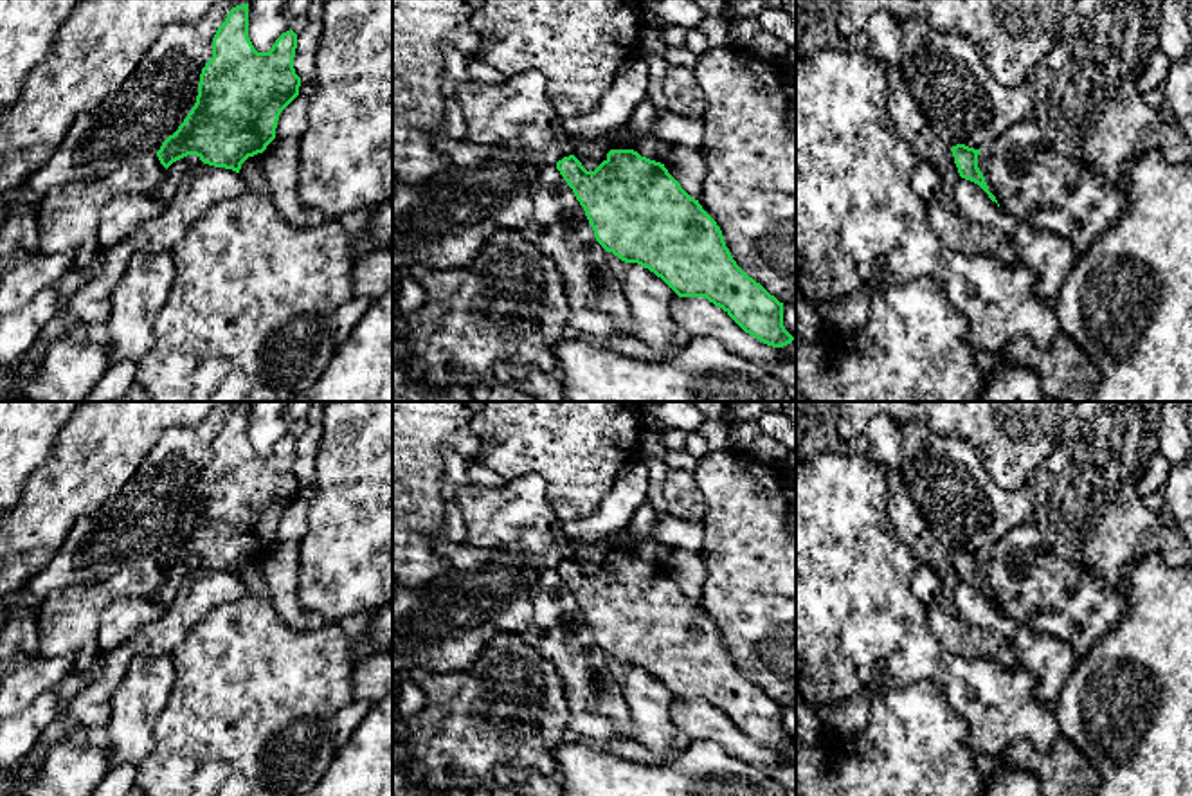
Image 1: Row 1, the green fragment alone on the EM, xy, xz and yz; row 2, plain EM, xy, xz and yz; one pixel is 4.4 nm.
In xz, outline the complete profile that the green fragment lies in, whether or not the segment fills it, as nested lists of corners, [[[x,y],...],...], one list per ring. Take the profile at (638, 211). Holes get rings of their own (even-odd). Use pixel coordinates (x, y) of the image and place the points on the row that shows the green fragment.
[[[610,149],[594,171],[587,171],[574,155],[558,160],[556,169],[607,252],[648,268],[679,297],[706,297],[767,346],[783,348],[794,340],[783,326],[783,303],[736,265],[717,222],[681,187],[664,164],[634,149]]]

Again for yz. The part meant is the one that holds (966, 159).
[[[956,144],[951,148],[951,151],[960,176],[978,184],[989,194],[989,198],[998,204],[996,196],[989,191],[983,173],[978,167],[978,155],[981,149]]]

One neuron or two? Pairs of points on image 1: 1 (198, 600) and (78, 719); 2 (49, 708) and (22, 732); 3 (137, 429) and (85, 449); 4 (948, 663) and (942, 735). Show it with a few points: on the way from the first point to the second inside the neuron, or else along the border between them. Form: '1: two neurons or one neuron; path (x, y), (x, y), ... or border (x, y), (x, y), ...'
1: one neuron; path (164, 633), (137, 643), (114, 667), (105, 685)
2: one neuron; path (42, 712), (29, 724)
3: one neuron; path (125, 429), (116, 429), (98, 447)
4: two neurons; border (904, 687), (933, 681), (966, 723), (966, 735)

